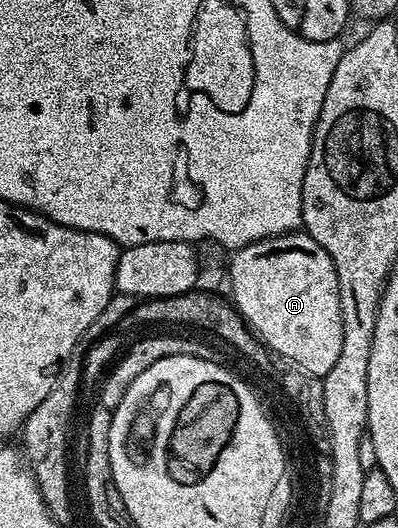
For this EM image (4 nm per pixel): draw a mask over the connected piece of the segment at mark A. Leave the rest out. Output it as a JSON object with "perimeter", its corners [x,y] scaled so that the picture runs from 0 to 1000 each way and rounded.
{"perimeter":[[[736,439],[701,443],[590,475],[573,504],[573,527],[583,532],[580,570],[606,602],[648,634],[686,672],[704,672],[754,695],[774,710],[812,712],[839,697],[849,667],[859,667],[859,583],[849,553],[849,515],[839,515],[839,492],[776,443]]]}

